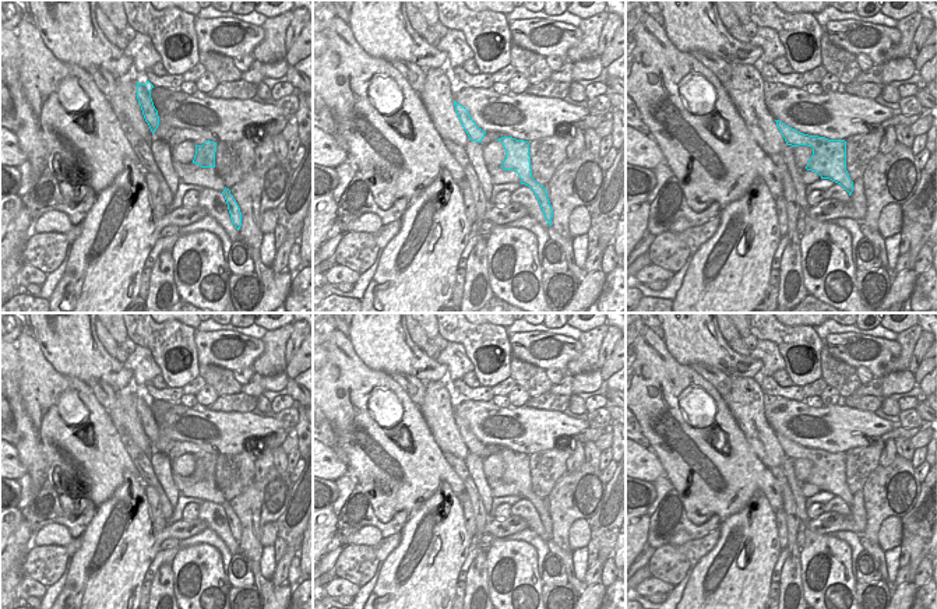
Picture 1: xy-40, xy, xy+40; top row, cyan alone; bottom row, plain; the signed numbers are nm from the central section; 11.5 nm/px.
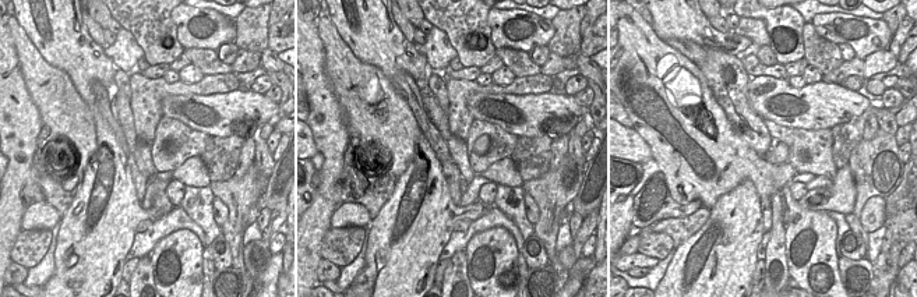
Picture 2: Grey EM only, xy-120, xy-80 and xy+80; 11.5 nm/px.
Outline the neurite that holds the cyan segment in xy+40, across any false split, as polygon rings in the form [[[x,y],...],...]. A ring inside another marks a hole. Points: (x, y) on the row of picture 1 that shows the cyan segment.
[[[775,120],[788,145],[807,145],[813,148],[813,155],[806,166],[821,179],[829,179],[841,184],[849,196],[853,191],[853,182],[846,170],[846,141],[828,140],[825,137],[803,134],[785,123]]]

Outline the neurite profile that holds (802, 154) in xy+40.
[[[799,145],[799,147],[795,147],[793,154],[795,154],[796,166],[800,170],[804,170],[813,155],[813,148],[807,145]]]

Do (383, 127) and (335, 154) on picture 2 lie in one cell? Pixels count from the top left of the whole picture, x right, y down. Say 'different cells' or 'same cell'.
different cells

